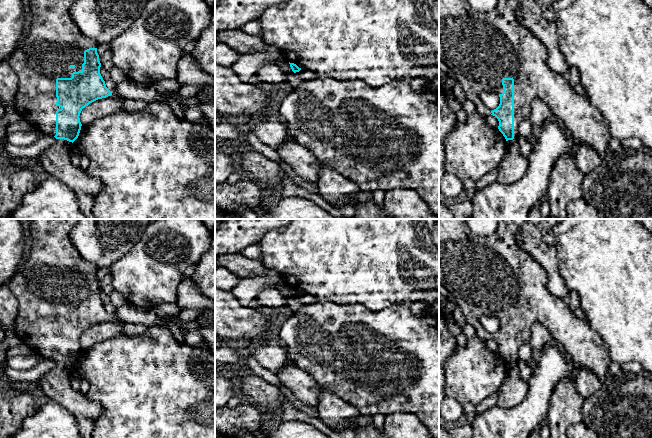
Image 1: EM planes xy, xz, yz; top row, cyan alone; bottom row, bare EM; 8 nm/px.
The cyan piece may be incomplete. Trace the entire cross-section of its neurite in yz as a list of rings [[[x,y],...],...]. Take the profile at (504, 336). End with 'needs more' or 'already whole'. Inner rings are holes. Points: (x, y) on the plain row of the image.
[[[439,219],[439,282],[453,296],[466,322],[475,329],[477,337],[483,341],[493,339],[498,343],[498,353],[506,365],[518,363],[518,350],[521,345],[530,342],[531,327],[538,322],[549,330],[552,343],[560,347],[564,354],[604,381],[612,363],[606,344],[587,322],[573,314],[568,300],[550,293],[545,269],[516,242],[516,233],[526,221],[527,219],[498,219],[495,233],[480,236],[471,231],[467,219]],[[492,315],[497,316],[500,321],[500,328],[494,334],[486,331],[480,323],[482,316]]]; needs more

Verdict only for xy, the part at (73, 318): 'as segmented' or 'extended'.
extended

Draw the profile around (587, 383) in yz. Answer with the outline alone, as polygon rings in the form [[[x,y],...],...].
[[[578,365],[574,372],[576,390],[583,398],[599,391],[603,381],[593,372],[581,365]]]

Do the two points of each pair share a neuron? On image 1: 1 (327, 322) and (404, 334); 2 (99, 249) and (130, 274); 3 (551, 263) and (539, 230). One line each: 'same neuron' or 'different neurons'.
1: same neuron
2: different neurons
3: same neuron

